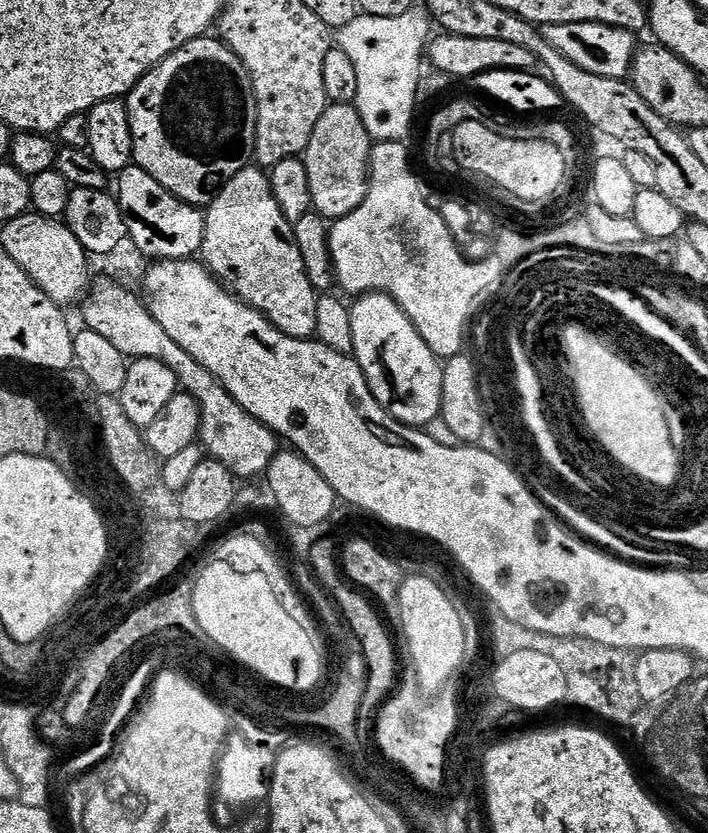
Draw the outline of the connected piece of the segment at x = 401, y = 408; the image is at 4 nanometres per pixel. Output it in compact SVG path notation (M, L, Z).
M369 292L361 295L357 304L351 305L352 325L354 326L354 346L352 356L364 376L376 401L398 422L412 428L423 429L433 419L439 417L442 406L442 378L444 370L441 361L430 350L428 343L418 334L414 322L400 309L398 302L385 292Z

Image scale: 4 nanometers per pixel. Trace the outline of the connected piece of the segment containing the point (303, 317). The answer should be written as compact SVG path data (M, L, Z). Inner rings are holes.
M259 166L242 169L234 179L221 188L204 212L204 241L199 255L202 263L232 295L258 310L282 334L299 340L310 340L316 335L318 322L318 293L306 274L302 250L296 245L296 230L282 214L278 198L272 189L269 173Z

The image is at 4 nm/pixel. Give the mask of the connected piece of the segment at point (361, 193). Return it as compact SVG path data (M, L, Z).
M329 103L322 118L318 118L318 126L310 134L310 146L306 146L302 157L306 174L310 174L312 206L318 215L335 222L362 206L368 193L373 147L374 141L356 107Z

